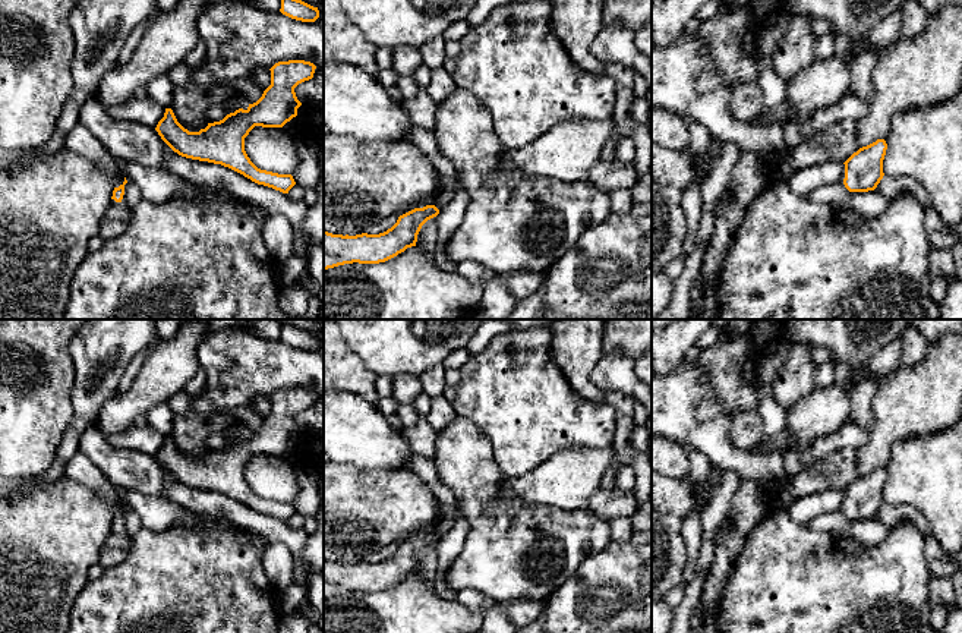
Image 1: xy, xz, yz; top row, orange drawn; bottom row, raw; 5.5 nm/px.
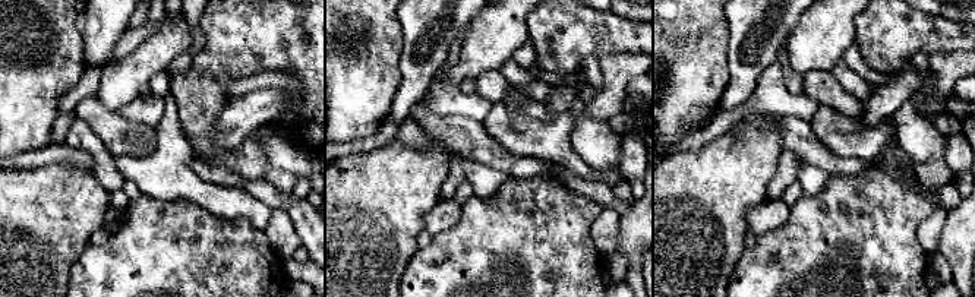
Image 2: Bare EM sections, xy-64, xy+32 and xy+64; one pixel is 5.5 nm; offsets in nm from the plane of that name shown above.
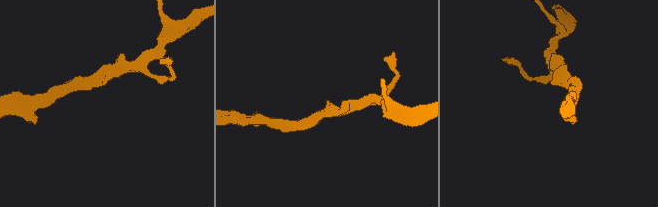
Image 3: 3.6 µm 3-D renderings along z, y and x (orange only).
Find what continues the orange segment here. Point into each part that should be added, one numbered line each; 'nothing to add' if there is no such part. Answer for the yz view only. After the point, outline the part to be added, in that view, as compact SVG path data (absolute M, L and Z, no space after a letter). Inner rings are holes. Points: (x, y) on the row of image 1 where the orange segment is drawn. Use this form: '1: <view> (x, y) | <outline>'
nothing to add

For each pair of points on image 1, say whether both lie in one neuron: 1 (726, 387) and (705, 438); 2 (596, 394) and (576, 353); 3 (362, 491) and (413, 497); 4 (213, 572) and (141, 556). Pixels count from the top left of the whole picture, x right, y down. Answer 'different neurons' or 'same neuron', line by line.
1: different neurons
2: same neuron
3: same neuron
4: same neuron

